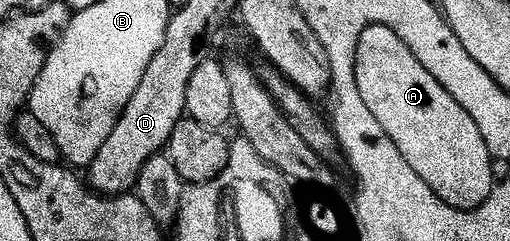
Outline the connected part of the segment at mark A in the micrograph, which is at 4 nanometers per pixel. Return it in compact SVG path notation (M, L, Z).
M372 23L362 31L358 37L356 46L356 60L352 66L356 78L356 88L370 113L378 120L378 125L398 145L398 153L406 157L410 169L430 185L430 189L442 201L446 201L451 207L471 209L479 207L486 201L486 197L492 191L494 180L491 175L492 154L486 149L486 141L482 141L482 133L478 133L478 125L474 125L474 117L438 85L438 81L410 53L410 49L404 44L404 36L400 35L392 27L381 23Z

